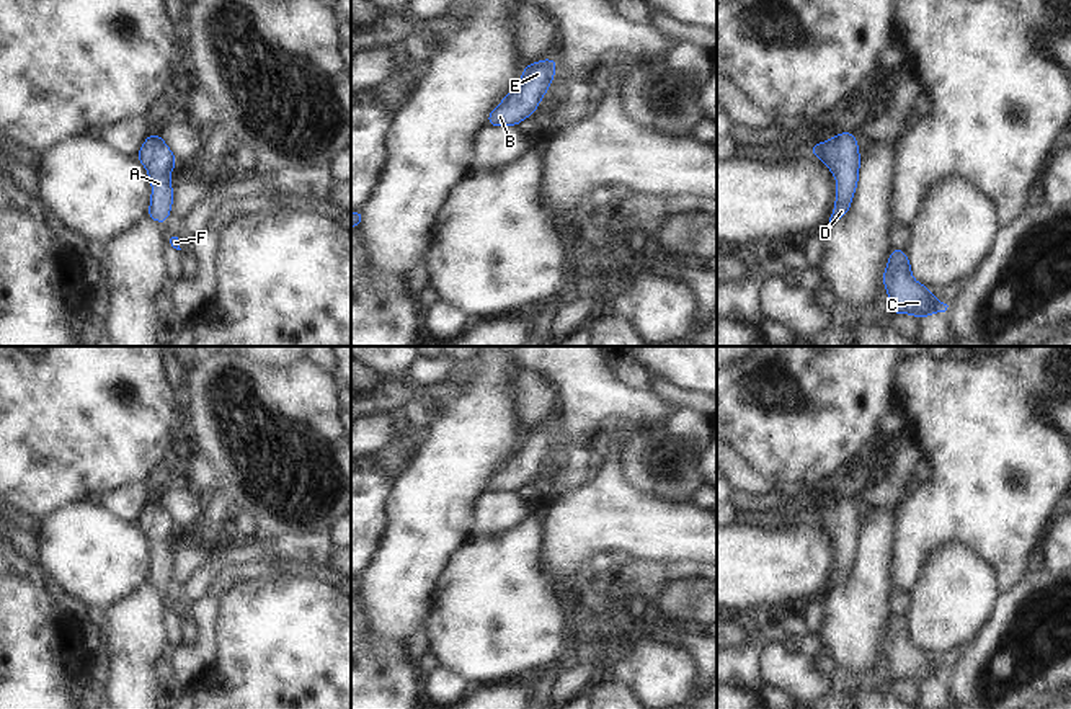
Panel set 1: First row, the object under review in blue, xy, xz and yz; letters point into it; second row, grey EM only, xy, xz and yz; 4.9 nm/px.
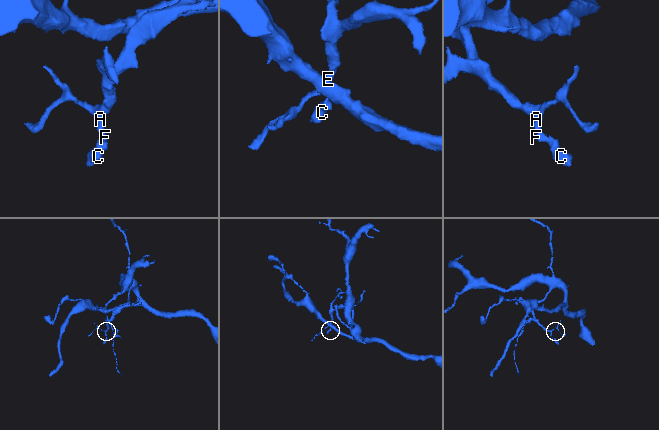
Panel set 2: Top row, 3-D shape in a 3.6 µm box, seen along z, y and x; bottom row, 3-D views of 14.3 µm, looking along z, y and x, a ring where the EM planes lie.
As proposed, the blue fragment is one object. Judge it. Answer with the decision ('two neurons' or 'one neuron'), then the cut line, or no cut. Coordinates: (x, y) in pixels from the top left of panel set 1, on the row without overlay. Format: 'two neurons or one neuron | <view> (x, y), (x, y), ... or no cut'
one neuron | no cut

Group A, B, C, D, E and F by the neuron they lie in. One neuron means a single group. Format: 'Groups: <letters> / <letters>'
Groups: A B C D E F

